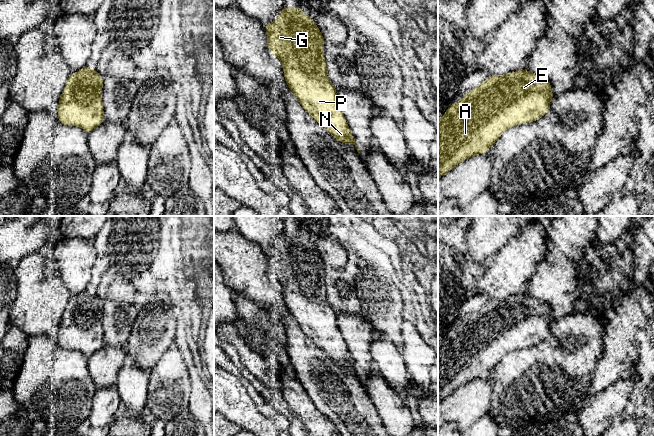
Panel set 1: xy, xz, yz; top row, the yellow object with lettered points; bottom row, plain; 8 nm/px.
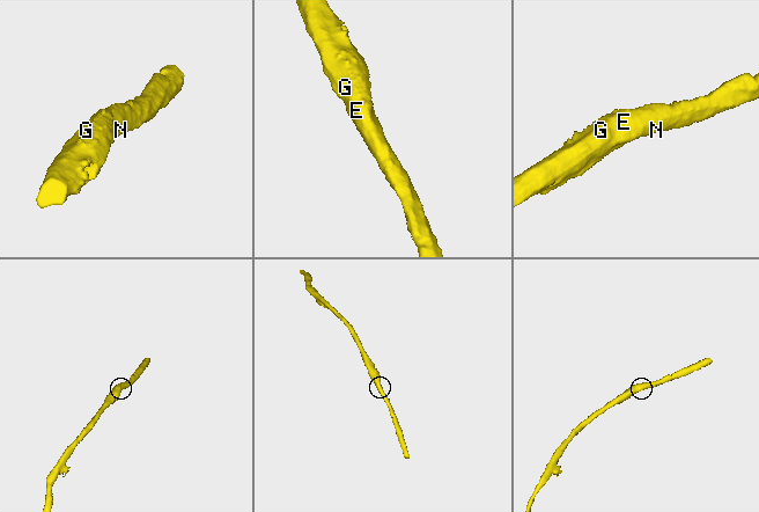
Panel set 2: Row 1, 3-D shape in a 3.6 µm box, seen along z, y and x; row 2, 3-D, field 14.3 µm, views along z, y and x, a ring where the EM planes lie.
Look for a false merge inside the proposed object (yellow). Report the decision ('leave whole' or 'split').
leave whole

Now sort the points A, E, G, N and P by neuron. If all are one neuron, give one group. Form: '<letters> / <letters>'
A E G N P

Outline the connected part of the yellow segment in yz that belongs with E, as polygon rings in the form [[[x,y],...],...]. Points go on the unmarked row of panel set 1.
[[[526,293],[486,302],[476,313],[471,313],[459,326],[446,333],[444,341],[438,341],[438,402],[462,385],[486,377],[507,353],[539,344],[549,336],[550,324],[554,321],[551,307]]]

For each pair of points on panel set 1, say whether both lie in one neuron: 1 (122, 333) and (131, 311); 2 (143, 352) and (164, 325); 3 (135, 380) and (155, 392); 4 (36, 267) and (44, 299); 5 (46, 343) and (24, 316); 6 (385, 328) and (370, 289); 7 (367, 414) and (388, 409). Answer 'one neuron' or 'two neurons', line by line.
1: one neuron
2: one neuron
3: two neurons
4: one neuron
5: two neurons
6: one neuron
7: two neurons

